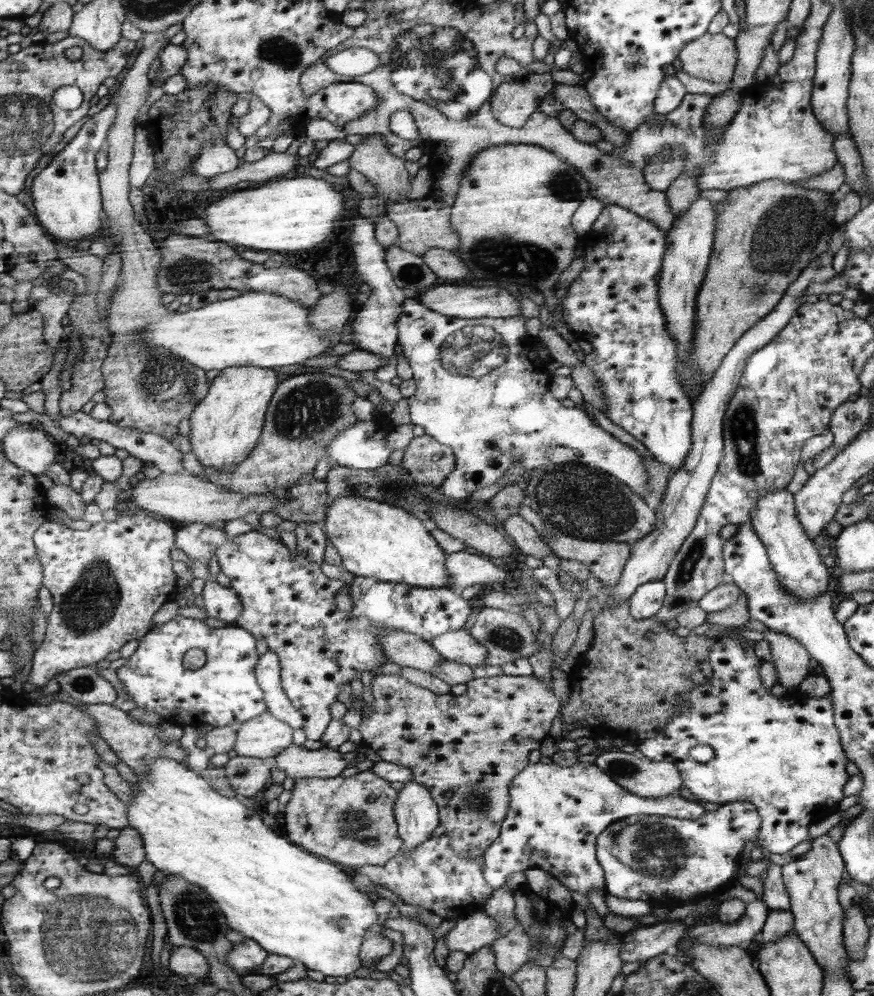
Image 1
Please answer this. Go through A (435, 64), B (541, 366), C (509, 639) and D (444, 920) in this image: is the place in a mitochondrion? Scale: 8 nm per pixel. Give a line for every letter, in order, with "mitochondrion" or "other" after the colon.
A: mitochondrion
B: other
C: mitochondrion
D: other

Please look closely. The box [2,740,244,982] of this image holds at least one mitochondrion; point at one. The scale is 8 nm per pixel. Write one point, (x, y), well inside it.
(61, 937)

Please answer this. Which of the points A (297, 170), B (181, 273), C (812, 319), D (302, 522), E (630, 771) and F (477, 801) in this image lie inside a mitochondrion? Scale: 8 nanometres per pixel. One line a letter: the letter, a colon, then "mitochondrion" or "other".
A: other
B: mitochondrion
C: other
D: other
E: mitochondrion
F: mitochondrion

